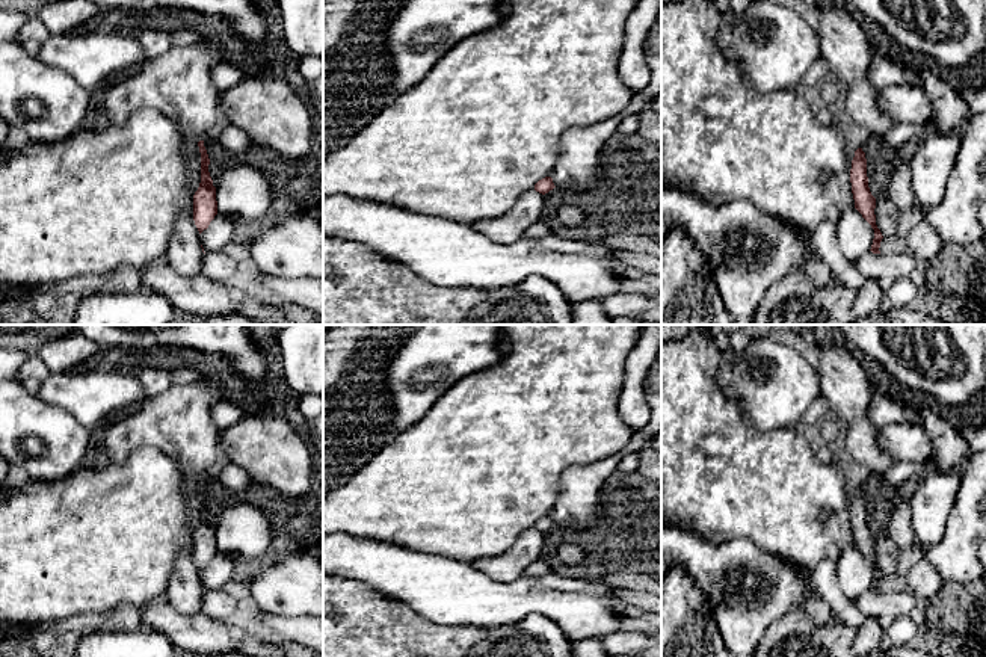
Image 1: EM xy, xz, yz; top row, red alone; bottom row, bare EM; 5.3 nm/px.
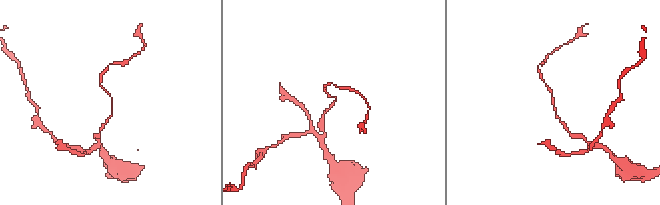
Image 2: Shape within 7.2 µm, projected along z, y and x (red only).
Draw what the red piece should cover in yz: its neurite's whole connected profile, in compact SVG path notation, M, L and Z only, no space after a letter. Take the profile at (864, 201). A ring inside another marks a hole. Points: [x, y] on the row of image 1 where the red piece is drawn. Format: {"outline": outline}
{"outline": "M858 148L855 151L855 157L852 160L852 169L850 169L850 183L852 183L852 193L855 199L855 208L874 230L874 239L870 251L873 254L880 254L879 248L883 236L876 225L876 214L874 214L876 198L871 195L868 187L867 159L862 148Z"}

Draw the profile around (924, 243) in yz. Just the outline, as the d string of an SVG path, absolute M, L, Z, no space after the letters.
M926 221L909 231L906 243L914 258L923 264L932 261L945 245Z

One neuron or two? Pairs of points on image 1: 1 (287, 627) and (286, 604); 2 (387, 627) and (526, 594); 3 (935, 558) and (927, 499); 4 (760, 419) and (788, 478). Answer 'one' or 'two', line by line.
1: two
2: two
3: two
4: two

